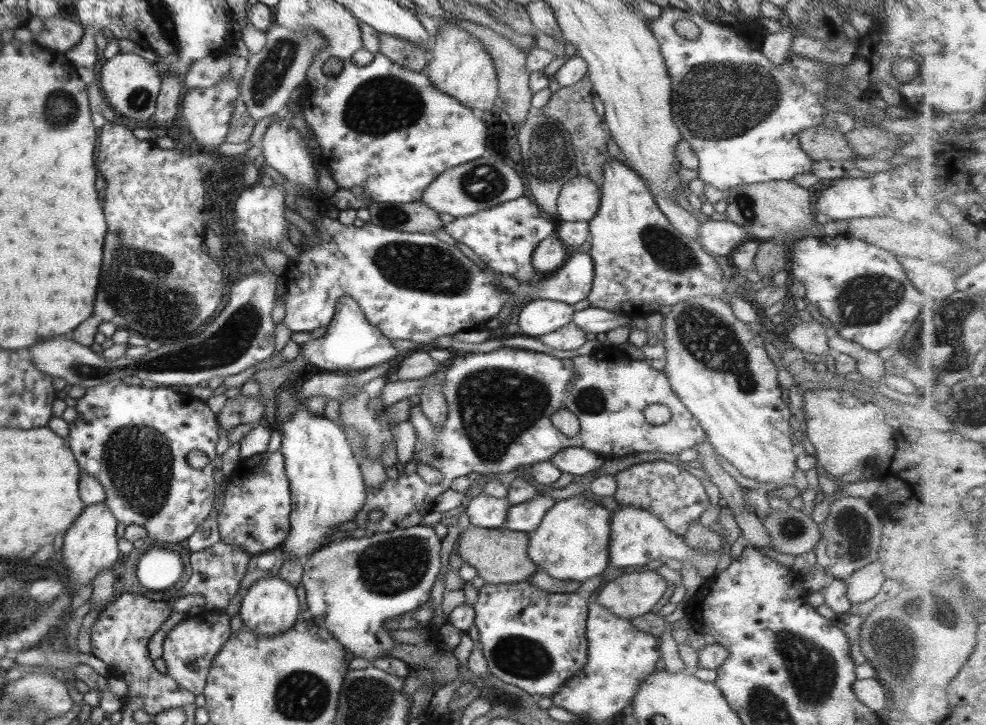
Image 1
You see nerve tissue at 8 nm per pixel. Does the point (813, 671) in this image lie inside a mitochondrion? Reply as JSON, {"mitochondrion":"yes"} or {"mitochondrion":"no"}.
{"mitochondrion":"yes"}

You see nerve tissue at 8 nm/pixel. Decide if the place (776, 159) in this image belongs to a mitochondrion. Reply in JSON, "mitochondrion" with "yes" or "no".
{"mitochondrion":"no"}

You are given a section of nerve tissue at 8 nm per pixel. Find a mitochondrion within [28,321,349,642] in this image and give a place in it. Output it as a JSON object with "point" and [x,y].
{"point":[138,459]}

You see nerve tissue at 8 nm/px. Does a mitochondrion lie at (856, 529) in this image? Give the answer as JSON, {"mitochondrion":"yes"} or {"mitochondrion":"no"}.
{"mitochondrion":"yes"}

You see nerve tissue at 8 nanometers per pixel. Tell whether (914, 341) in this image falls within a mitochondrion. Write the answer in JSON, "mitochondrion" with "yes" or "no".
{"mitochondrion":"yes"}

